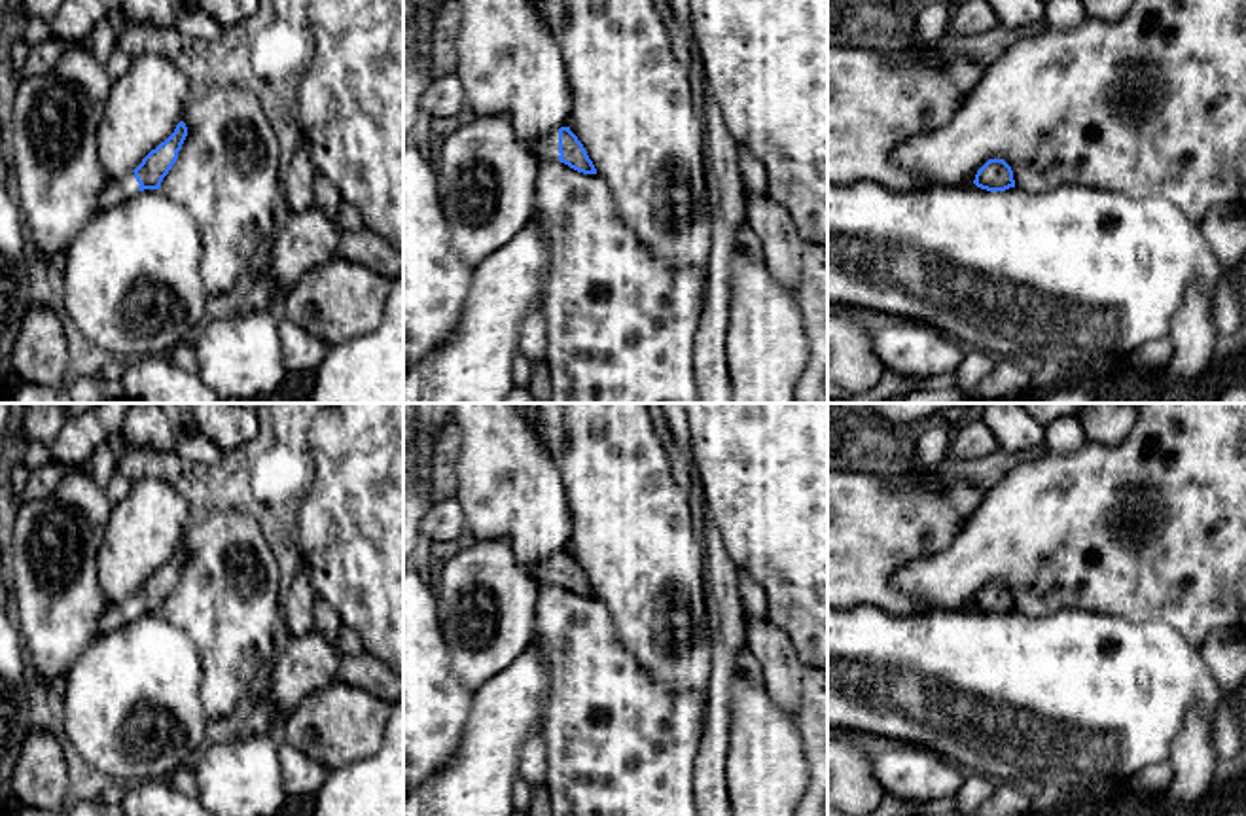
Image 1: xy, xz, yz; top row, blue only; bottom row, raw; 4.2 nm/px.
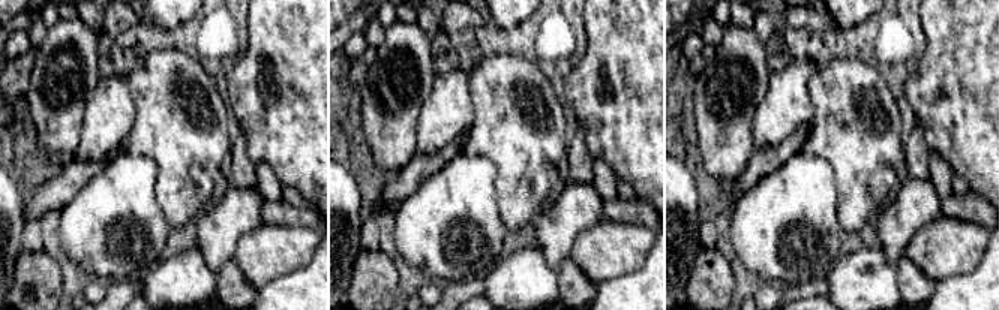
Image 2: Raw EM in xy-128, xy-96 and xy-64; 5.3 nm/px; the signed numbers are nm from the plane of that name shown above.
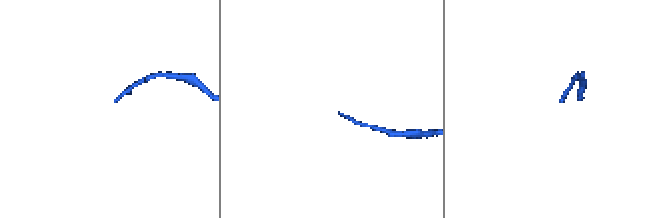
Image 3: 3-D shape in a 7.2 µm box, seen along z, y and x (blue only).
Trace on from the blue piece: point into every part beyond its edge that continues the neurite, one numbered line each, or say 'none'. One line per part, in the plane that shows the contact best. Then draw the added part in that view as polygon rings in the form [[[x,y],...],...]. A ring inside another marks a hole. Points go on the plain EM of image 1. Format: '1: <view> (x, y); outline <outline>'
1: xz (548, 570); outline [[[551,555],[545,562],[526,568],[526,572],[536,579],[559,585],[559,555]]]

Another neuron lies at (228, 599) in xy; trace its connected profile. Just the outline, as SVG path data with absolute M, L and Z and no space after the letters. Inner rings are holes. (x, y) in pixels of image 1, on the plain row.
M242 509L193 513L182 543L187 560L161 615L193 640L201 657L201 704L210 721L225 723L252 702L282 636L282 585L278 560L256 517Z

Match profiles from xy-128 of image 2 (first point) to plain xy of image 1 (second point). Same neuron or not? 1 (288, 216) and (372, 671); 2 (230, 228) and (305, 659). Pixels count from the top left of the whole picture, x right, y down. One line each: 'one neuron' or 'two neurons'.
1: one neuron
2: one neuron

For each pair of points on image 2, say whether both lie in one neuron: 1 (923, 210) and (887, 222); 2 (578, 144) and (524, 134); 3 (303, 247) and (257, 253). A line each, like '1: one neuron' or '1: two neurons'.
1: one neuron
2: two neurons
3: one neuron

